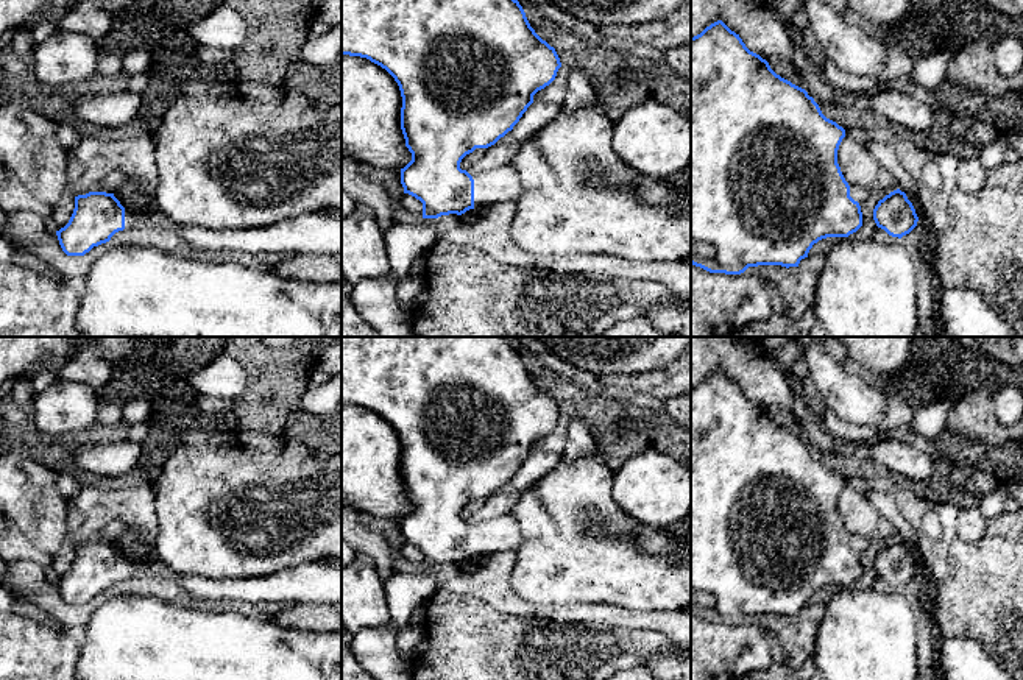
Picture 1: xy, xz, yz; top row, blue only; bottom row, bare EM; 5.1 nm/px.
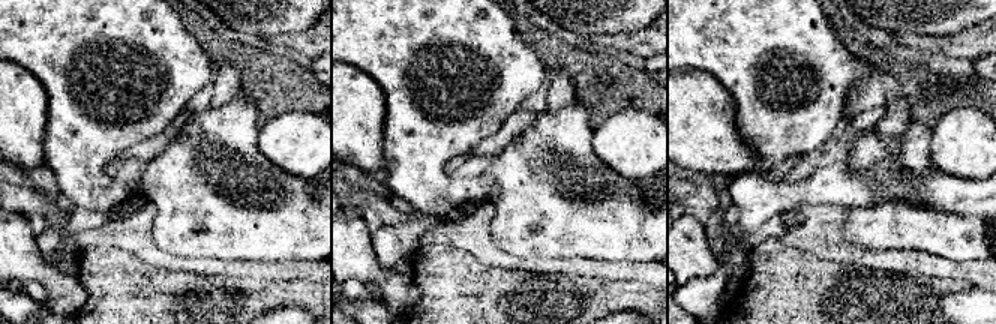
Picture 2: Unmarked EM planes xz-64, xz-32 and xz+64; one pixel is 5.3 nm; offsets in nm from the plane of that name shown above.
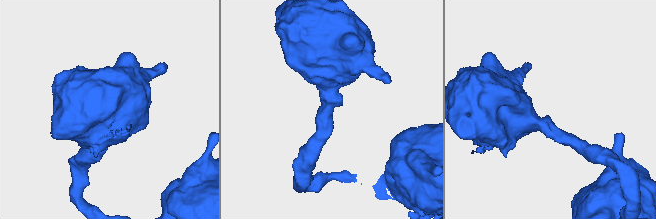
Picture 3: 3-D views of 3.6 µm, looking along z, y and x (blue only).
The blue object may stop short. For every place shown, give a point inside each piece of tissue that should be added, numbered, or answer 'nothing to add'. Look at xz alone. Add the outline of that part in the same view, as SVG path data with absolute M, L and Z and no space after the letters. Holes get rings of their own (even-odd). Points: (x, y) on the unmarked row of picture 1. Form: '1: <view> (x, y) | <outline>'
1: xz (502, 534) | M508 515L471 526L474 529L474 557L516 552L521 546L519 526Z

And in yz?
nothing to add

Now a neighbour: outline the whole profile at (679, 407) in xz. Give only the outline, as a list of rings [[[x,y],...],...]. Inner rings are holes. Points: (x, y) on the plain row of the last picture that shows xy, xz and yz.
[[[691,393],[663,401],[663,410],[685,429],[691,430]]]

